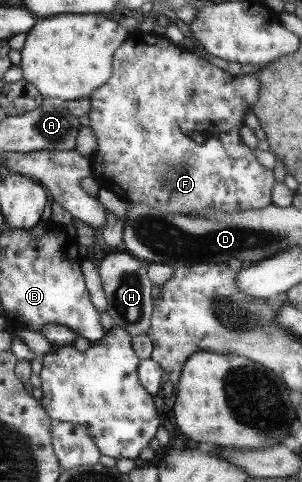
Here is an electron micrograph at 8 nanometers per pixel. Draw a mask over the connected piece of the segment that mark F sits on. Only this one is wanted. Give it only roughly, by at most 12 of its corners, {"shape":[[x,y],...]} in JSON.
{"shape":[[135,31],[89,98],[101,189],[182,215],[272,204],[260,97]]}

